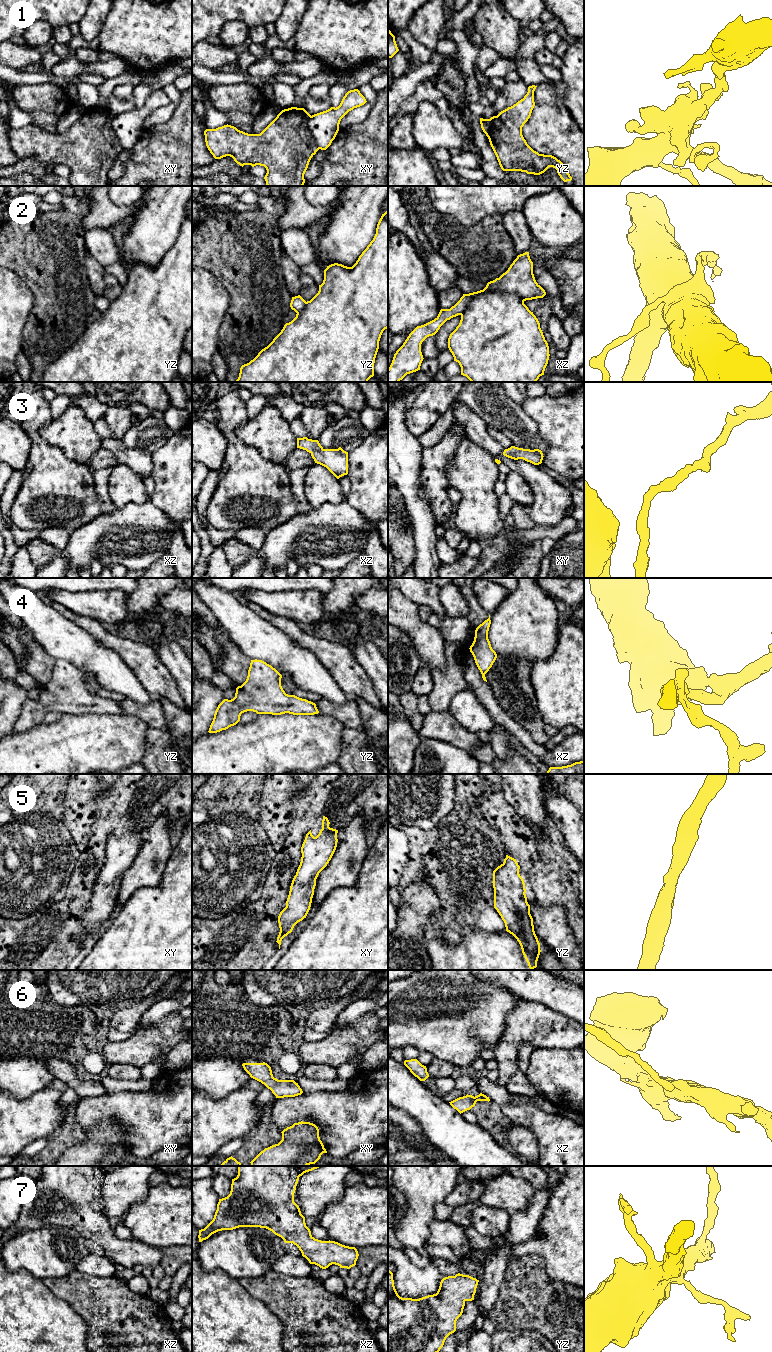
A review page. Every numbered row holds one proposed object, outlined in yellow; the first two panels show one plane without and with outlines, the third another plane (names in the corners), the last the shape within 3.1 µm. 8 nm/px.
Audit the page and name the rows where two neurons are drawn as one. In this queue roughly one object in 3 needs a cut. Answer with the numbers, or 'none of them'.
1, 2

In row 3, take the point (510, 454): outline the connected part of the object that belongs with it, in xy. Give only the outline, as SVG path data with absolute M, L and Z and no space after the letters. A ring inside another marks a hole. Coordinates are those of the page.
M515 446L505 449L503 455L514 460L523 459L534 465L541 464L544 457L542 451L539 449L530 450Z

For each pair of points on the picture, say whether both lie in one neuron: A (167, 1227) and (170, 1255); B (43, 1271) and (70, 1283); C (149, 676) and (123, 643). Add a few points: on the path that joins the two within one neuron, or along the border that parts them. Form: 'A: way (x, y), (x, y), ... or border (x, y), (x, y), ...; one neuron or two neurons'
A: border (181, 1246), (160, 1248); two neurons
B: border (76, 1268), (63, 1276), (45, 1278), (43, 1280); two neurons
C: way (148, 668), (131, 651); one neuron

